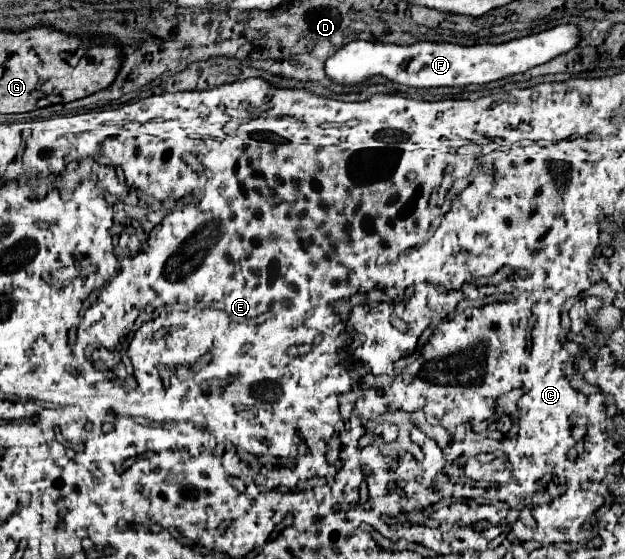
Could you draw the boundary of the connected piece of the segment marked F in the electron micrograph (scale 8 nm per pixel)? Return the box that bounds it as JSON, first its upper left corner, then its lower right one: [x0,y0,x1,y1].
[326,24,582,88]

